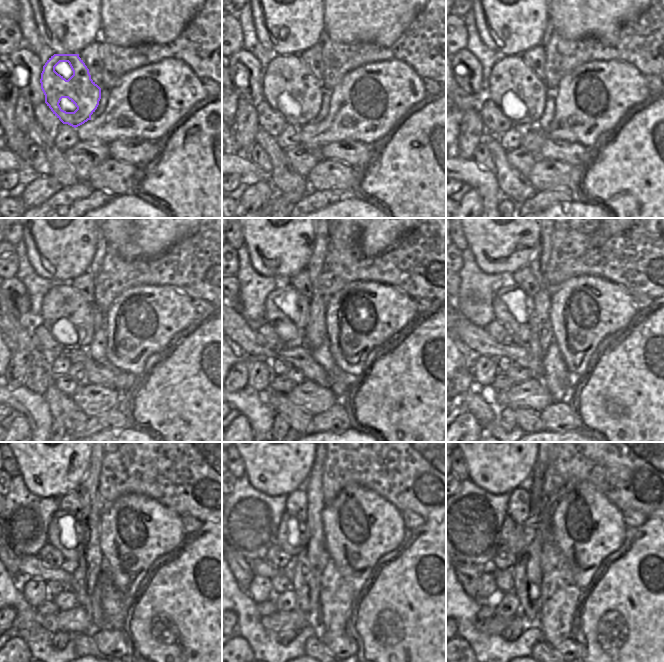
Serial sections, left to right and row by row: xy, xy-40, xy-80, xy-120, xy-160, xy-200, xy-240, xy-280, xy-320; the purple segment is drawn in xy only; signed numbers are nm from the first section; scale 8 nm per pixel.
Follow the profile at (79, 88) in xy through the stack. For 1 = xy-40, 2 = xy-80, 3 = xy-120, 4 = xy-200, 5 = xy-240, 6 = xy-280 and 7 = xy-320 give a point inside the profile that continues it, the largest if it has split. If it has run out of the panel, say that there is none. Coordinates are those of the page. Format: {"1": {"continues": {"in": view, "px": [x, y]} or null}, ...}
{"1": {"continues": {"in": "xy-40", "px": [288, 74]}}, "2": {"continues": {"in": "xy-80", "px": [511, 74]}}, "3": {"continues": {"in": "xy-120", "px": [63, 300]}}, "4": {"continues": {"in": "xy-200", "px": [513, 308]}}, "5": {"continues": {"in": "xy-240", "px": [64, 532]}}, "6": {"continues": {"in": "xy-280", "px": [292, 535]}}, "7": {"continues": {"in": "xy-320", "px": [515, 536]}}}

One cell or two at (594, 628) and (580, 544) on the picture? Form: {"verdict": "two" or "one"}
{"verdict": "two"}

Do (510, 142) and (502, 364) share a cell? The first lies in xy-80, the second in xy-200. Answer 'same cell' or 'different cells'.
same cell

